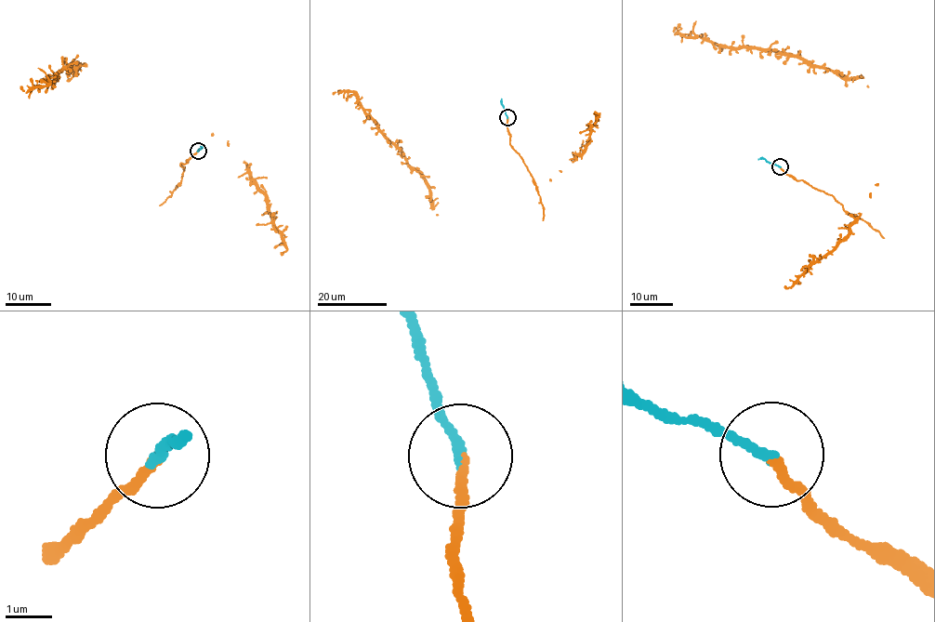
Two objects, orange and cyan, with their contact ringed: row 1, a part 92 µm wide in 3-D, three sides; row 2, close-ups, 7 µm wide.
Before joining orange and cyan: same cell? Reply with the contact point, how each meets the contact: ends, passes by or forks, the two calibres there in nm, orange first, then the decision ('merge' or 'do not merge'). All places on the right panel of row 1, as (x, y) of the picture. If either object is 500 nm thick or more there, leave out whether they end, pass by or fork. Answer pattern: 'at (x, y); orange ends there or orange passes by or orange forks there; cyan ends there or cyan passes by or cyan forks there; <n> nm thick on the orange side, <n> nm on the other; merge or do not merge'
at (780, 166); orange ends there; cyan ends there; 200 nm thick on the orange side, 200 nm on the other; merge

